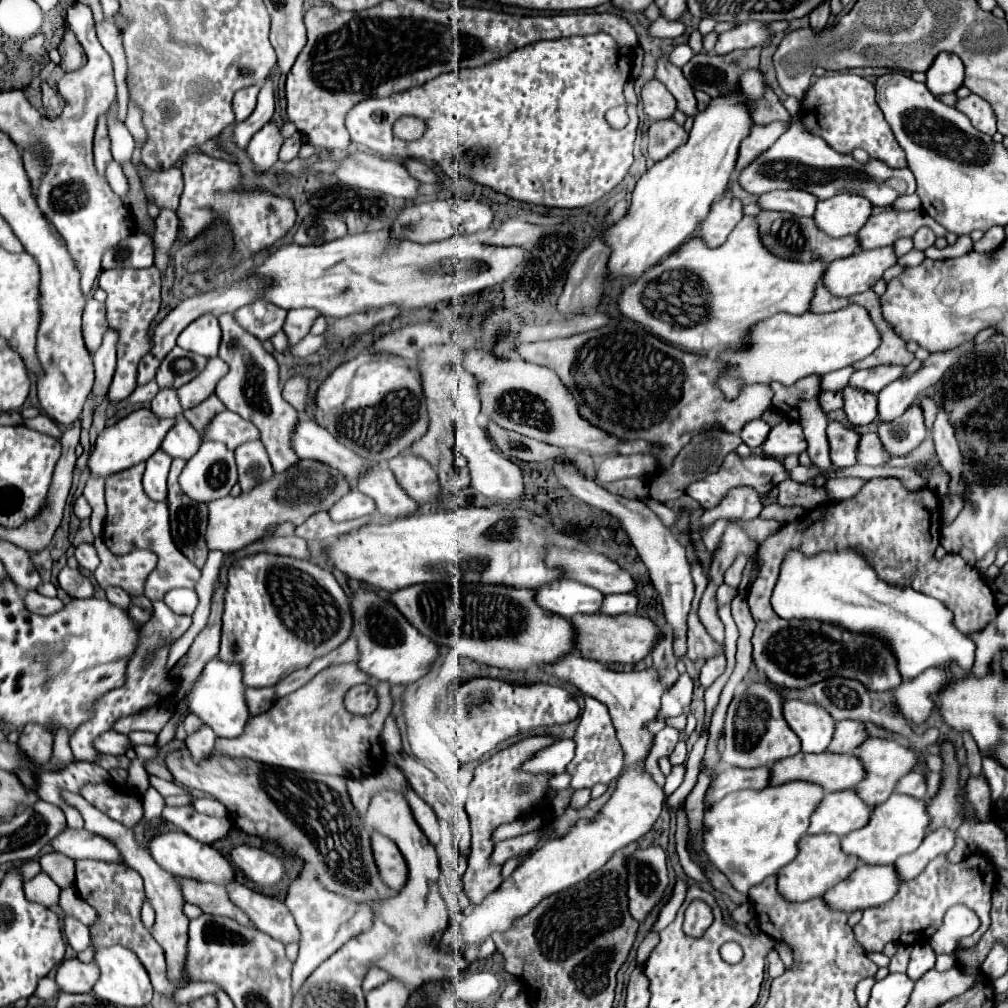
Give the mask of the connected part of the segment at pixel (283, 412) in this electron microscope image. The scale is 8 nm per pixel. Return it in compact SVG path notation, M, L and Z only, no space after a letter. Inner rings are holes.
M221 314L219 324L223 330L219 358L223 358L231 370L217 384L215 394L221 398L221 402L231 412L239 414L245 420L251 420L261 430L261 442L267 448L273 470L277 474L285 472L287 468L291 468L299 462L299 456L291 448L291 436L293 436L295 426L299 424L299 414L281 396L277 360L269 352L265 352L261 340L257 340L251 332L247 332L245 328L239 326L239 322L233 318L233 314Z

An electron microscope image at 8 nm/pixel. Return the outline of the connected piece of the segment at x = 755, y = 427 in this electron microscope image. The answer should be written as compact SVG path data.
M757 418L757 420L751 420L747 422L739 436L741 440L749 446L749 448L759 448L761 446L761 440L765 440L765 436L769 434L769 424L763 420L763 418Z

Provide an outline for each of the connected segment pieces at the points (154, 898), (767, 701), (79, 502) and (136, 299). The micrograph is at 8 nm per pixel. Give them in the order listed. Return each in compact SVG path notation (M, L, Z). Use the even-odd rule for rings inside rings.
M61 790L61 798L65 804L73 806L79 810L79 814L83 816L85 820L85 828L91 832L91 834L97 834L101 838L107 838L123 856L123 862L137 870L145 882L145 894L155 910L155 924L151 928L151 934L153 938L161 944L161 948L165 950L165 956L167 956L167 968L169 968L169 978L173 982L179 982L181 980L181 972L185 968L185 944L187 944L187 924L189 924L189 918L183 914L183 904L185 904L185 898L183 898L183 890L181 890L181 884L175 880L173 874L169 874L167 870L163 870L151 856L149 852L149 846L147 842L139 844L135 834L133 834L133 828L127 828L123 826L121 822L109 818L107 814L103 814L101 810L93 808L81 794L73 794L73 792L67 792L67 790Z
M753 682L745 688L743 694L733 696L725 718L725 734L723 734L723 752L721 762L737 768L757 768L771 766L781 758L793 756L801 750L801 742L797 734L785 724L781 714L781 696L771 690L767 684Z
M79 496L79 498L75 500L73 512L75 512L75 516L77 516L79 520L85 520L85 518L91 516L91 506L89 506L89 502L85 500L85 496Z
M155 266L145 269L113 268L103 270L99 286L105 290L106 319L109 327L119 334L117 340L117 368L109 388L111 400L125 400L137 388L137 364L152 347L149 326L157 316L161 304L161 273ZM133 290L133 292L131 292Z

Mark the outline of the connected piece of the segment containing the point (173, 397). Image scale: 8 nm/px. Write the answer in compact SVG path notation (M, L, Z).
M161 388L157 392L157 396L151 400L151 410L157 412L159 416L181 416L183 414L183 408L179 404L179 398L177 398L177 390L173 388Z

